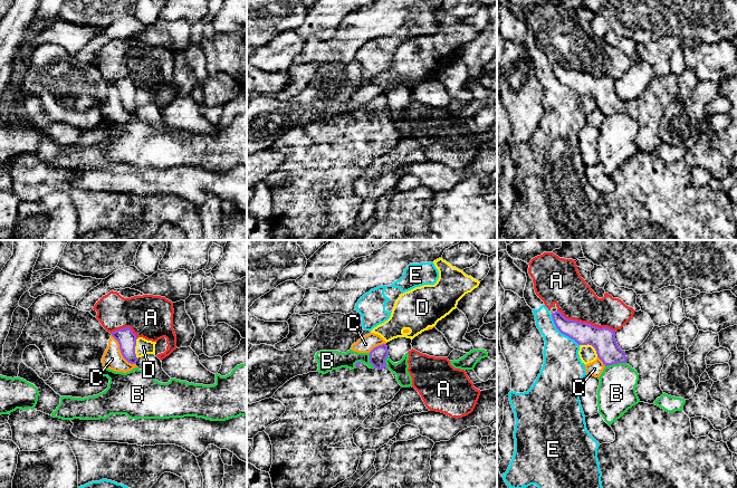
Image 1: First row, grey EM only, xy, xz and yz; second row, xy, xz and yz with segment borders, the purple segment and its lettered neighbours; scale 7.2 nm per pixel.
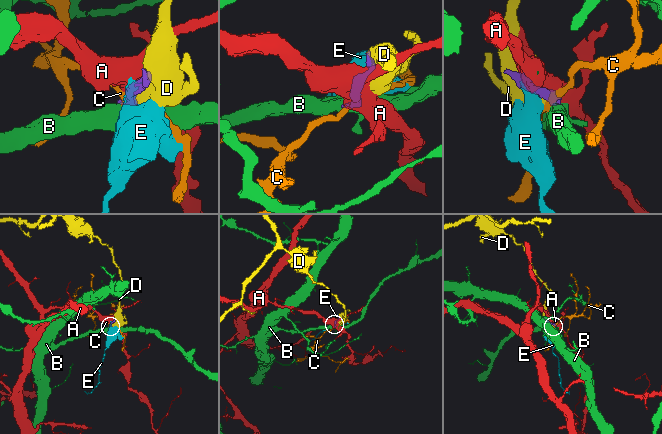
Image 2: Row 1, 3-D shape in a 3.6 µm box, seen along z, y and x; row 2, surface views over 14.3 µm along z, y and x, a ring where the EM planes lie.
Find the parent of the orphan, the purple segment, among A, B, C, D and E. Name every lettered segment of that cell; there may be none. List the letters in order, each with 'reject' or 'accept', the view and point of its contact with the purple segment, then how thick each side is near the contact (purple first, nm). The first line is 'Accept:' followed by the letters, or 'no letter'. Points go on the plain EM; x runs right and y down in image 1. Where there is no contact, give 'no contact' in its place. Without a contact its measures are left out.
Accept: no letter
A: reject; meets purple in yz at (586, 73); 180 nm thick on the purple side, 280 nm on the other
B: reject; meets purple in yz at (615, 113); 180 nm thick on the purple side, 280 nm on the other
C: reject; meets purple in xy at (121, 102); 140 nm thick on the purple side, 140 nm on the other
D: reject; meets purple in yz at (591, 94); 180 nm thick on the purple side, 130 nm on the other
E: reject; meets purple in yz at (561, 82); 160 nm thick on the purple side, 280 nm on the other

